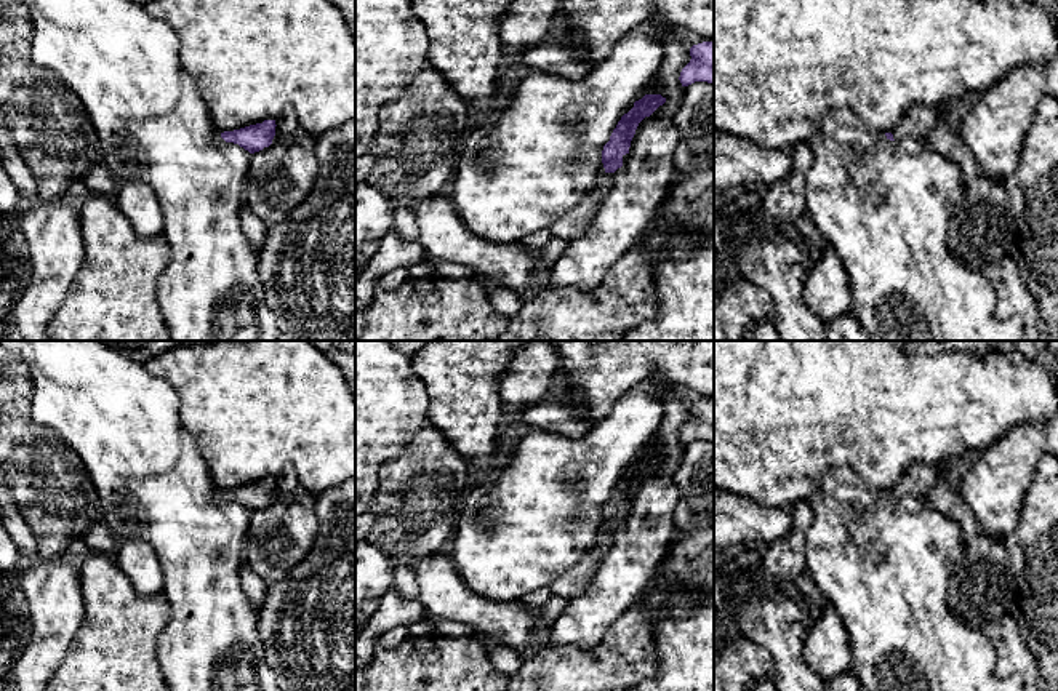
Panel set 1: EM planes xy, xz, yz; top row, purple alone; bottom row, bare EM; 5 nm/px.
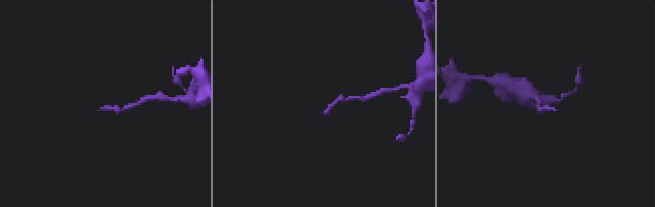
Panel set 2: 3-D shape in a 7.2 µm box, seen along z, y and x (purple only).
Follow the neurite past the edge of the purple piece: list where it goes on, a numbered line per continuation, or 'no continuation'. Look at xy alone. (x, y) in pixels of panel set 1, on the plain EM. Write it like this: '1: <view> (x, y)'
no continuation

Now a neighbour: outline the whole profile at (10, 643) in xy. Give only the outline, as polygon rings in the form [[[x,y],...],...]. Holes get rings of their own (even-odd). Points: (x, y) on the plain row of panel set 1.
[[[26,617],[22,629],[14,629],[6,635],[5,633],[0,635],[0,691],[3,691],[5,677],[14,657],[19,654],[19,646],[24,640],[26,640]]]

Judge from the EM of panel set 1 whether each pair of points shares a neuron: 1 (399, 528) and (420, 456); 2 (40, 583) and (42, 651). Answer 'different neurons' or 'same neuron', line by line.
1: same neuron
2: same neuron

